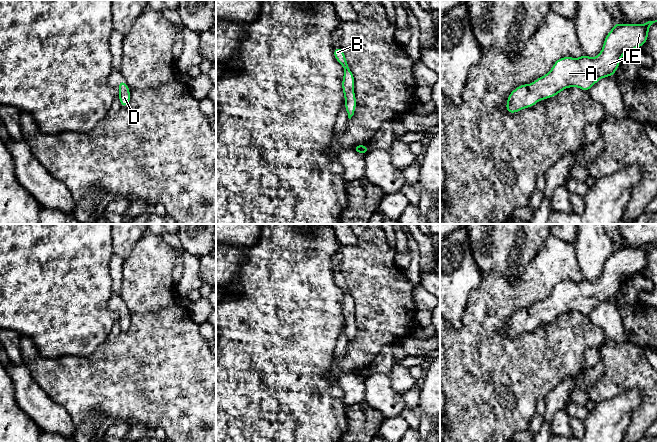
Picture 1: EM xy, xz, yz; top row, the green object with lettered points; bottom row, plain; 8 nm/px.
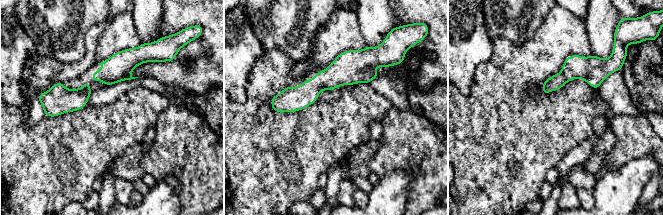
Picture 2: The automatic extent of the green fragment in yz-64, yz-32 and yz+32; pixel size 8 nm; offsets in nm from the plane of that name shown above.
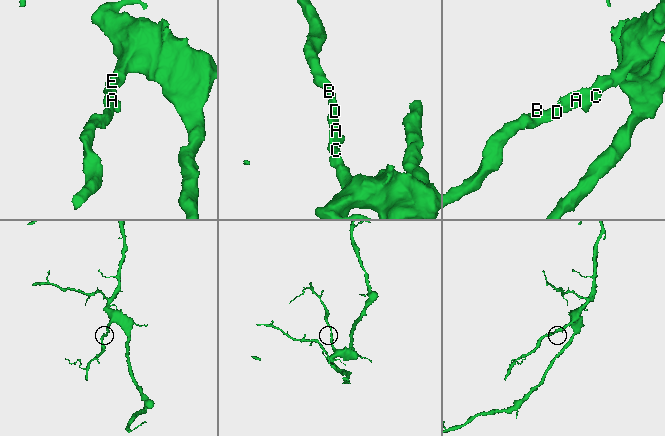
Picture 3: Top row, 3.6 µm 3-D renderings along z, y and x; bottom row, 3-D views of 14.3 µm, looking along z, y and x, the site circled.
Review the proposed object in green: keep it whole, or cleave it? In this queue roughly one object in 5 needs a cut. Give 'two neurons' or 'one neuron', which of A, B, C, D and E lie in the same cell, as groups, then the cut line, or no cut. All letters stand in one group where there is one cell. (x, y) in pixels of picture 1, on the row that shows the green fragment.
one neuron; groups A B C D E; cut none

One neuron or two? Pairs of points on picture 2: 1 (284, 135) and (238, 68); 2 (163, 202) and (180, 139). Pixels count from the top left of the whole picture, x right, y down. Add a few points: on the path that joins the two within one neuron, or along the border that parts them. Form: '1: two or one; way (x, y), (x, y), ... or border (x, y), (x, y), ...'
1: two; border (256, 59), (246, 86), (247, 99), (238, 103)
2: two; border (156, 180), (173, 175), (177, 180), (179, 197)

